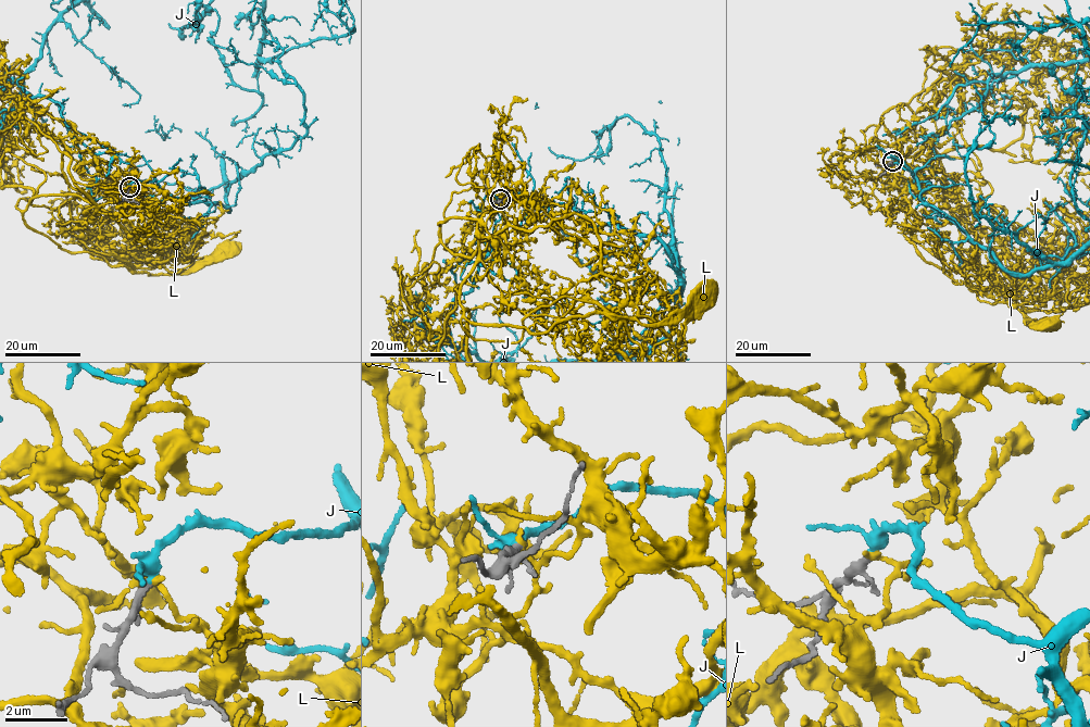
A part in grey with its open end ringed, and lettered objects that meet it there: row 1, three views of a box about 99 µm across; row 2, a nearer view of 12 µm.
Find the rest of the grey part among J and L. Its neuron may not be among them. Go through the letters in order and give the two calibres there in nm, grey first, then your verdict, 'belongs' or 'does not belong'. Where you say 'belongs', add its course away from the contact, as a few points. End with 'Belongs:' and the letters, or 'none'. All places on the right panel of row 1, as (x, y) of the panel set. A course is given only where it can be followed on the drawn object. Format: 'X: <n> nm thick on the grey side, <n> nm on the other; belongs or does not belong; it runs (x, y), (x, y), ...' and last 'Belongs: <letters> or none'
J: 170 nm thick on the grey side, 320 nm on the other; belongs
L: 170 nm thick on the grey side, 120 nm on the other; does not belong
Belongs: J

